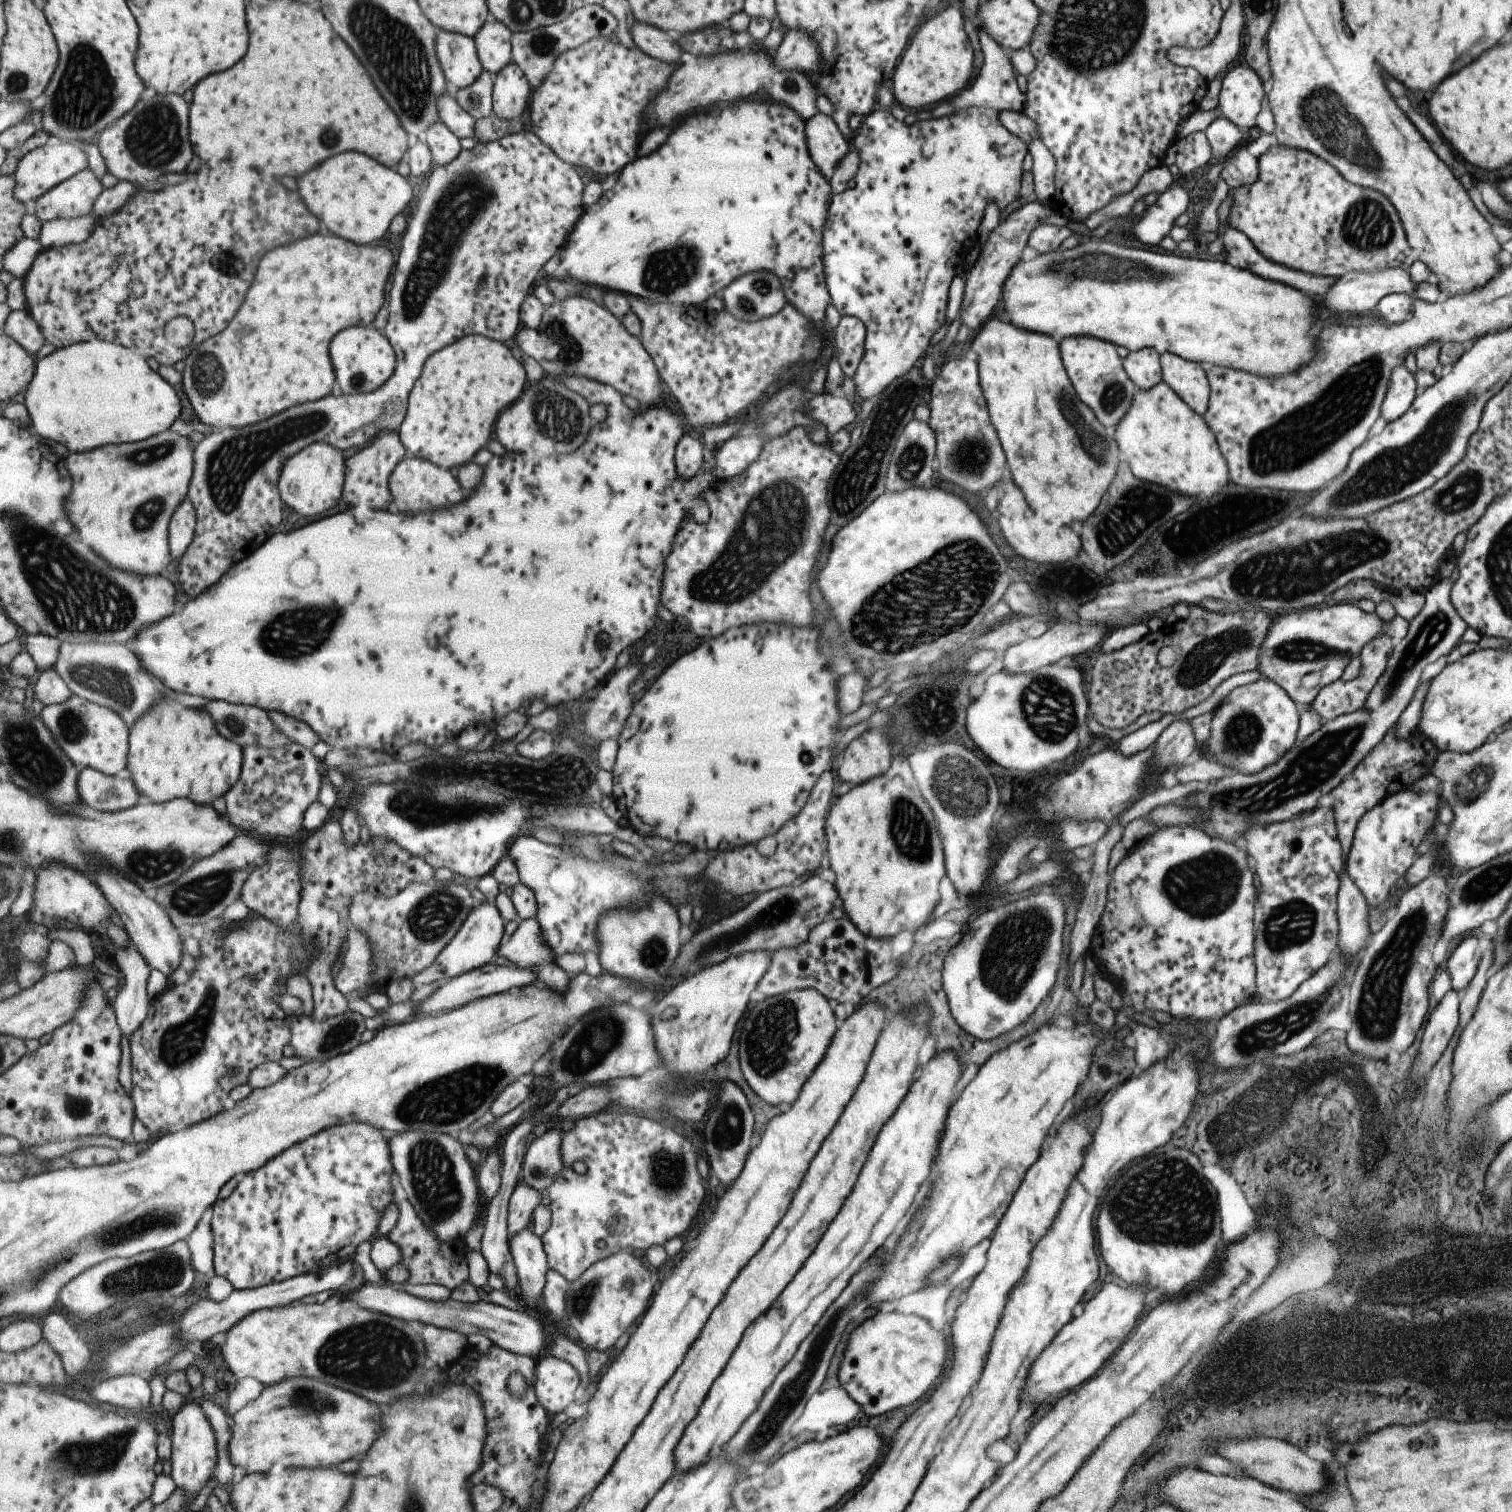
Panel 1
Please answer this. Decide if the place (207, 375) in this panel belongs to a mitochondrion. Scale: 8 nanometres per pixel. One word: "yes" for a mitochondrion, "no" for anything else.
yes

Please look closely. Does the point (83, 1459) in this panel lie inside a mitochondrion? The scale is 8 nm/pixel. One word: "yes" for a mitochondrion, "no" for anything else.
yes

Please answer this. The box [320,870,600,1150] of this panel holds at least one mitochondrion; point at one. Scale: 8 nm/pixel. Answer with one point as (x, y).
(452, 1096)

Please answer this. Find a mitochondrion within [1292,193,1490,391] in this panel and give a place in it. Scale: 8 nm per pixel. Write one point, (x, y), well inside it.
(1365, 226)

